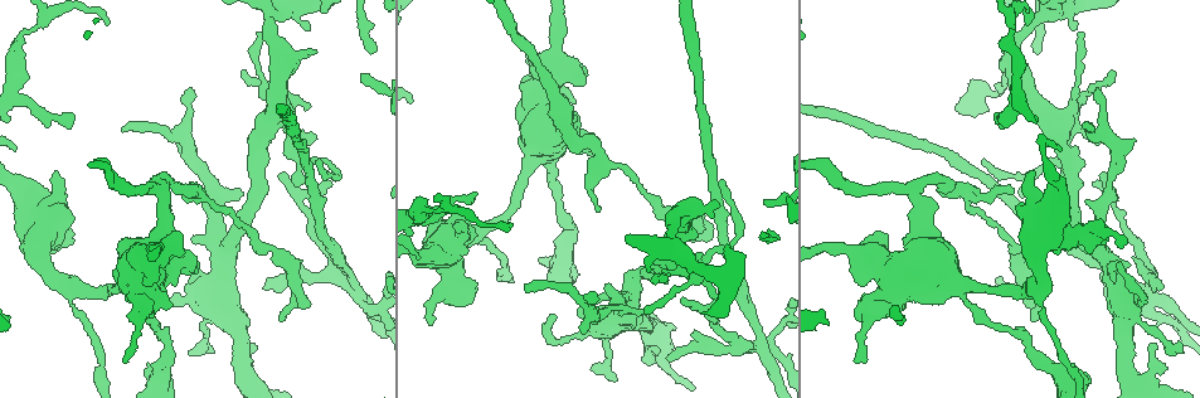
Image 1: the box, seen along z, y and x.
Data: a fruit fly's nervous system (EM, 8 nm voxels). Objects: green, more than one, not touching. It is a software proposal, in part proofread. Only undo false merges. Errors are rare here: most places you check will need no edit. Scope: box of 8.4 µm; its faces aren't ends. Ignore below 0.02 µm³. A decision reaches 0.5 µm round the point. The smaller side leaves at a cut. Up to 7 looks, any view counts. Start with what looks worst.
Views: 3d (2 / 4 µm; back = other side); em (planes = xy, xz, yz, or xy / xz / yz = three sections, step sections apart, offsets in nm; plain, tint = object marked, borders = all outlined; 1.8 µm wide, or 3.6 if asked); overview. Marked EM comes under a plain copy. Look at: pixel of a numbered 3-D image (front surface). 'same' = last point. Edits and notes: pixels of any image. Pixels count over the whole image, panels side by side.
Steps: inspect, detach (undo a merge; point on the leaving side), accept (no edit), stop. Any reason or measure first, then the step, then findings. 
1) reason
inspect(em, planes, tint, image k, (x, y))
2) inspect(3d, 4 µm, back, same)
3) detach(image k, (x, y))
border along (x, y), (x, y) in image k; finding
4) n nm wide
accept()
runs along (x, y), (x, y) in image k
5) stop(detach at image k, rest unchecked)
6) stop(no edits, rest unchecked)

sharp bend
inspect(3d, 2 µm, image 1, (1146, 290))

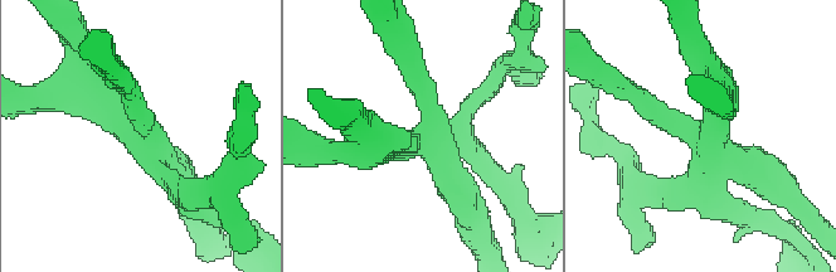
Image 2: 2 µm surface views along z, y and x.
now the EM
inspect(em, planes, tint, image 2, (139, 140))

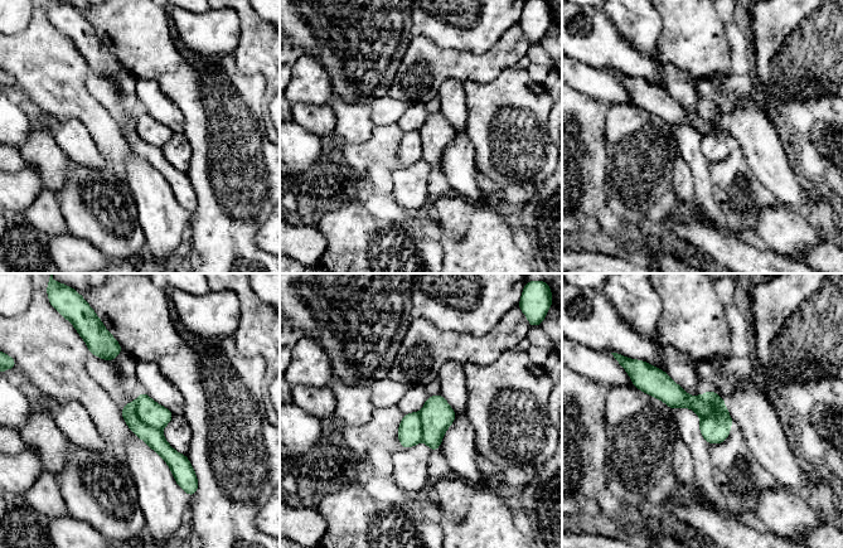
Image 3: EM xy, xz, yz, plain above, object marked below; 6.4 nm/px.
190 nm wide
detach(image 3, (155, 416))
two cells meet here

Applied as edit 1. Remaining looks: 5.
sharp bend
inspect(3d, 2 µm, image 1, (565, 116))

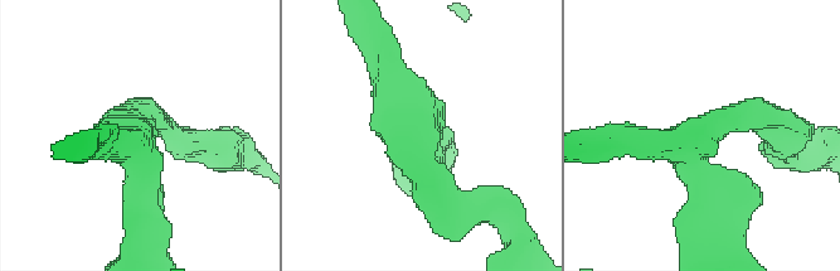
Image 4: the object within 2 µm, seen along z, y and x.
3 arms; arms of 190, 220, 340 nm
inspect(em, 3.6 µm, xz, step 8, tint, image 4, (140, 145))

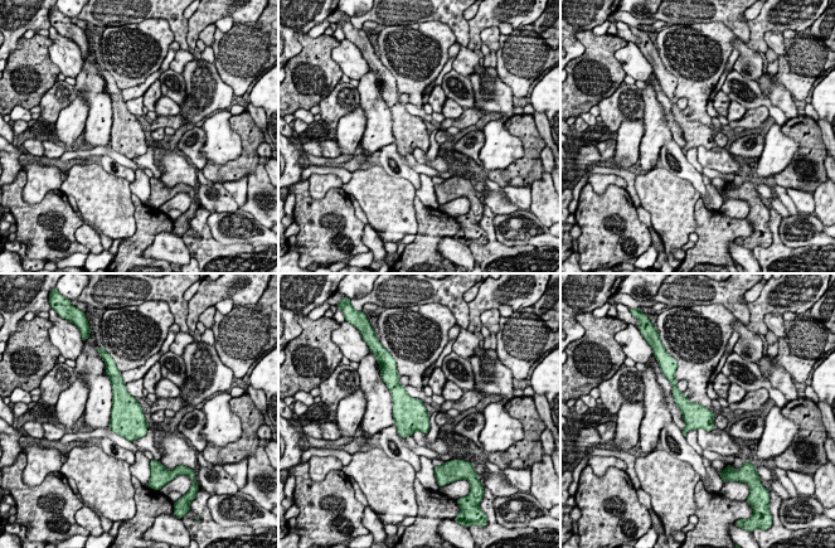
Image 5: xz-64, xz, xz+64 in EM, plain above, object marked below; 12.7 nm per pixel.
another direction
inspect(em, 3.6 µm, planes, borders, same)

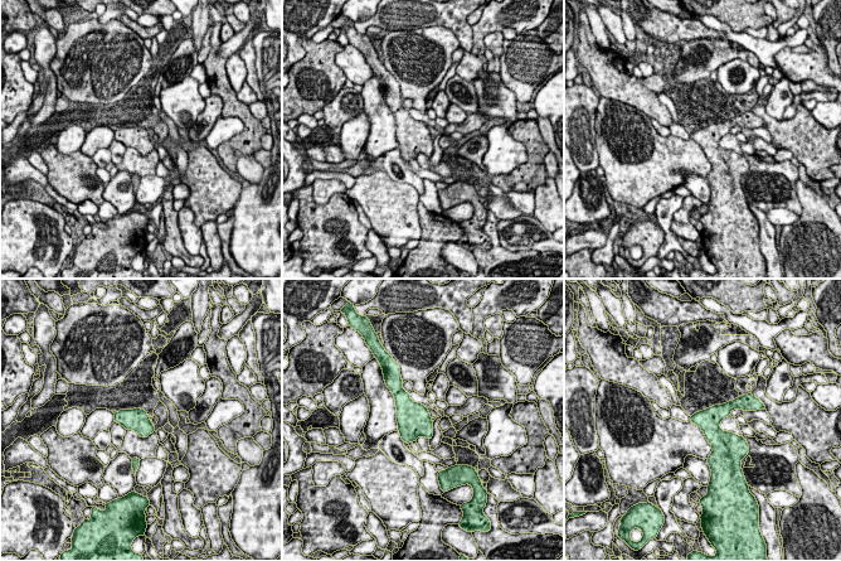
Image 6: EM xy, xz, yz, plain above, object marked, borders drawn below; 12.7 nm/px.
accept()
continuous, no second cell

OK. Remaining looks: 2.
sharp bend
inspect(em, xz, step 4, tint, image 1, (1077, 104))

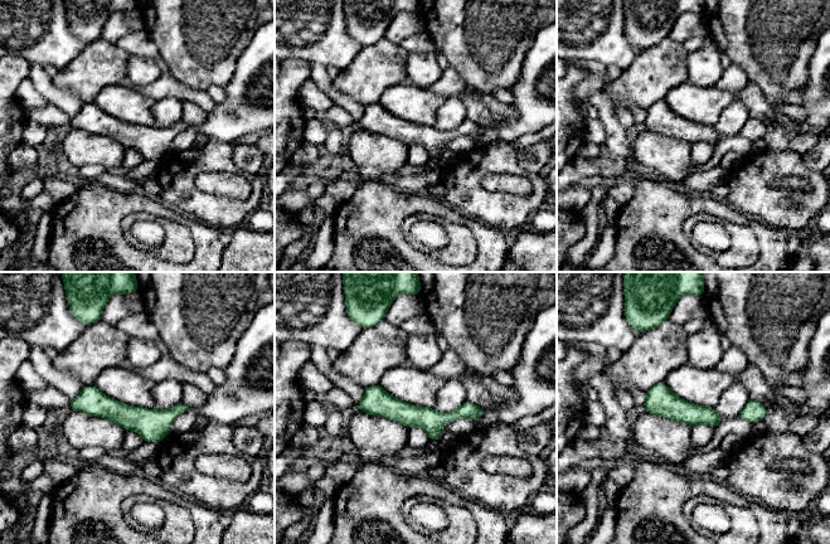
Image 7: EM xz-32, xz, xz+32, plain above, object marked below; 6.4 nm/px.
inspect(em, planes, tint, same)

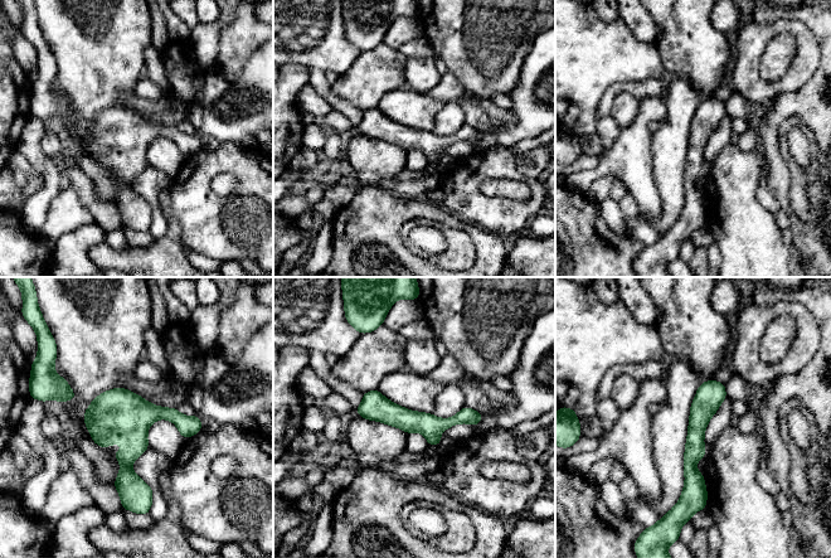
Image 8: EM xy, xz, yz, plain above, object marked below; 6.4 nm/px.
accept()
runs along (360, 409), (424, 423), (477, 416) in image 8; all the same cell

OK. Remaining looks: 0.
stop(detach at image 3, rest unchecked)

